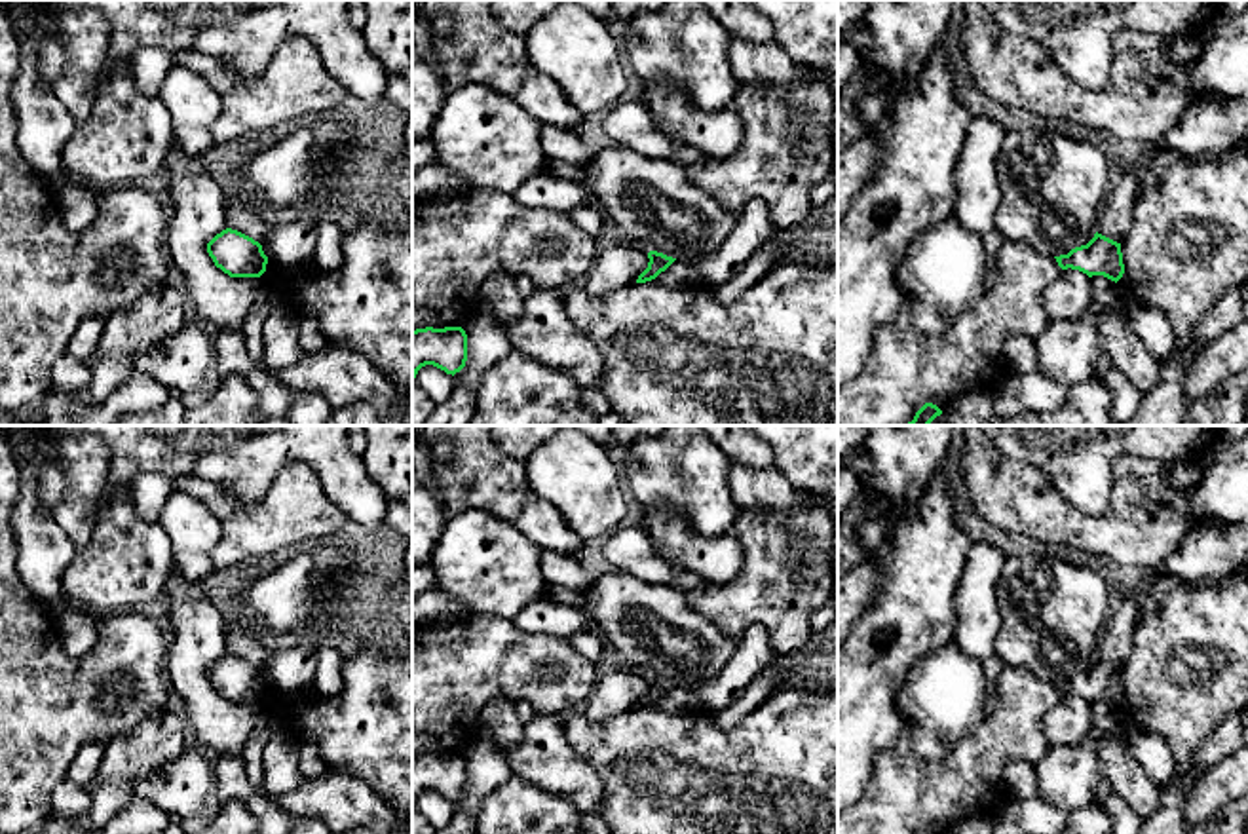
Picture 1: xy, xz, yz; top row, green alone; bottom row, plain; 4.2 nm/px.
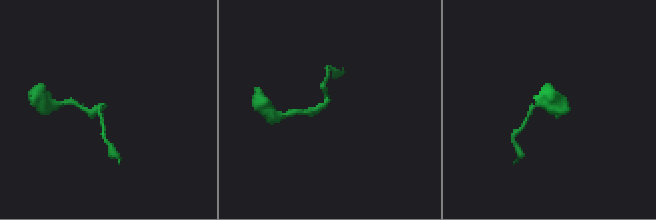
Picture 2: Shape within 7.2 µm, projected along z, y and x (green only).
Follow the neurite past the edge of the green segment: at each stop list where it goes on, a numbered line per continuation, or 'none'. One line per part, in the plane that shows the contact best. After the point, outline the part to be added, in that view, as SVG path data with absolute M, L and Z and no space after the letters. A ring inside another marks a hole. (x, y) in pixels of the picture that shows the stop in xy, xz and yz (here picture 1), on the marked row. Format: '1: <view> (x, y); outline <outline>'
none

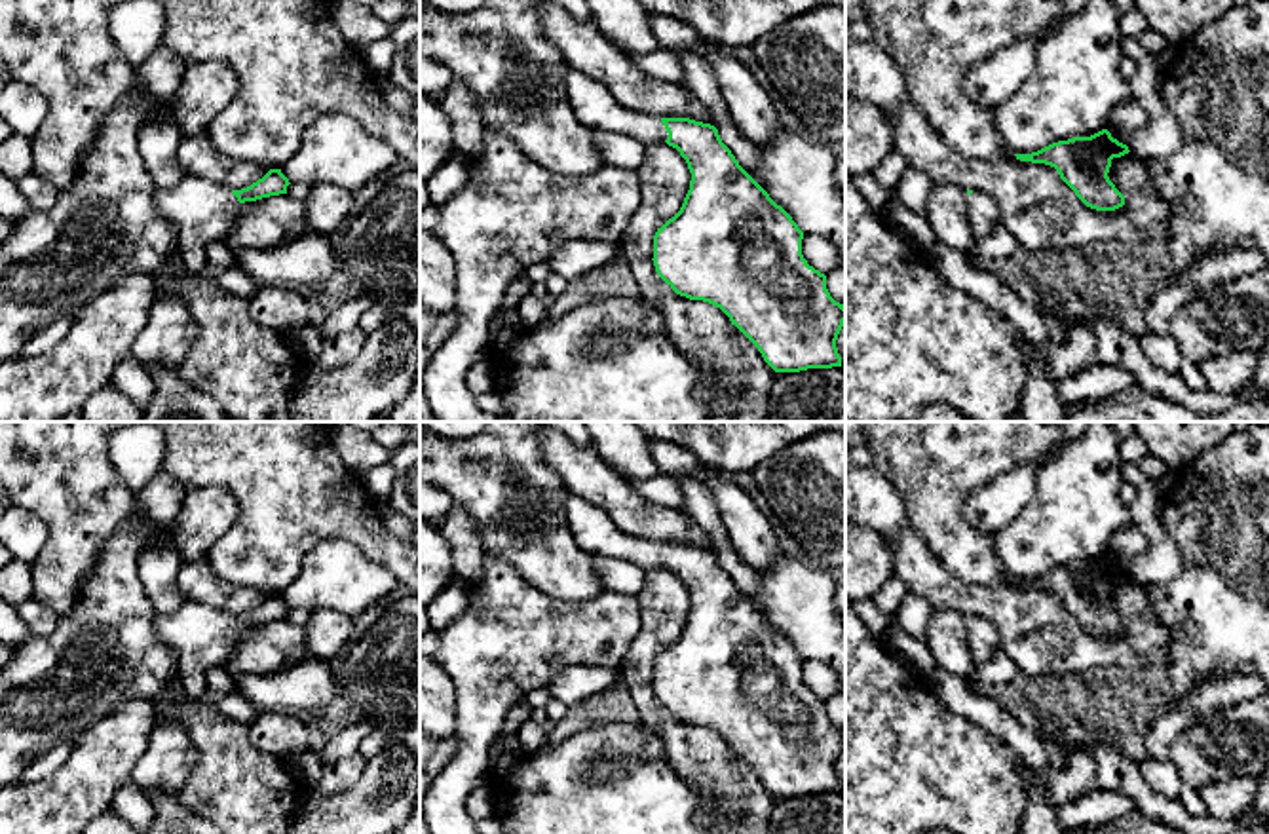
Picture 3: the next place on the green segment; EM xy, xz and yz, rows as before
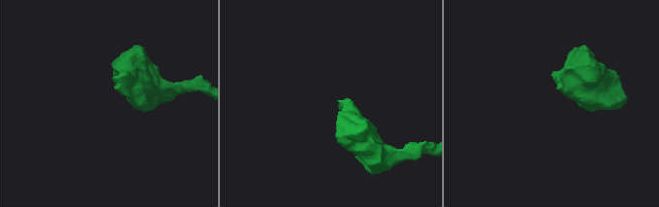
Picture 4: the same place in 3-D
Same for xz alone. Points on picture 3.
1: xz (593, 105); outline M568 66L564 85L576 118L591 127L633 137L642 146L667 141L669 133L657 116L646 116L619 104L597 80Z

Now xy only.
1: xy (204, 211); outline M186 175L171 188L158 188L156 209L179 230L179 255L165 274L203 274L211 241L224 241L241 203L230 188Z

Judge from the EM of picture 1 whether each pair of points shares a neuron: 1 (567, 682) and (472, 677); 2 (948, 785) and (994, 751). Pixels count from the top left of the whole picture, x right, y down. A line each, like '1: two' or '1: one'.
1: one
2: one

